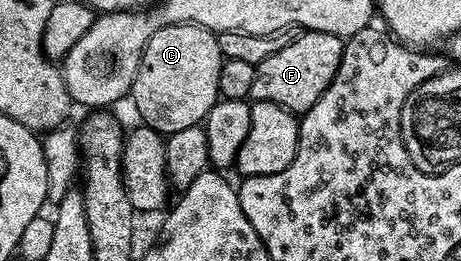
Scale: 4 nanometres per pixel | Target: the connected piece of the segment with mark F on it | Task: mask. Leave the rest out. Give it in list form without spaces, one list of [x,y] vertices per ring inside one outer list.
[[[303,30],[292,35],[289,46],[281,46],[277,54],[269,54],[265,62],[255,65],[250,99],[277,102],[277,106],[287,108],[296,114],[309,111],[317,102],[317,98],[325,94],[329,82],[333,82],[337,66],[341,66],[343,41],[344,37],[334,36],[328,32]]]

